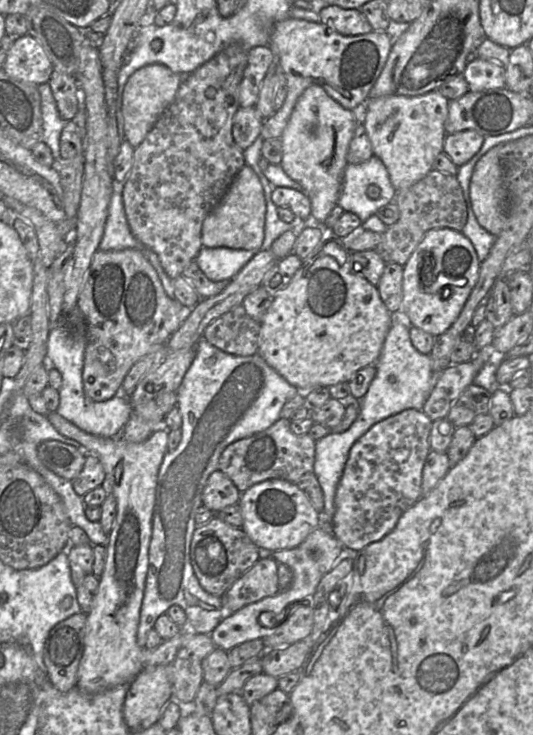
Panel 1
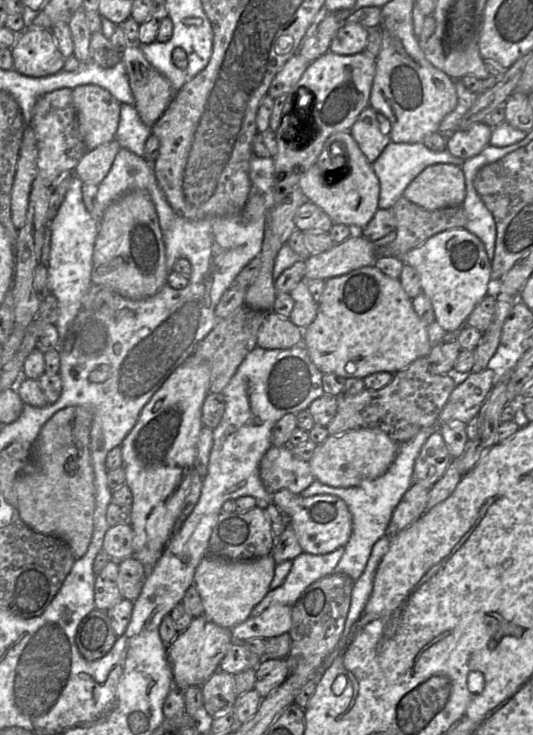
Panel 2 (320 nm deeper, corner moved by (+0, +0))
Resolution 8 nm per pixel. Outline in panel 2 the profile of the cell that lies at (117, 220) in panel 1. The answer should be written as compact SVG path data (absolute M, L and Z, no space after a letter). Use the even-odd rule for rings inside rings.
M121 148L119 150L115 156L111 169L98 185L94 208L90 212L91 216L98 224L101 222L105 210L111 203L129 192L142 190L150 195L155 205L162 233L164 234L164 232L170 228L176 213L167 202L164 193L157 184L152 164L153 163L147 162L143 156L139 156L126 148Z

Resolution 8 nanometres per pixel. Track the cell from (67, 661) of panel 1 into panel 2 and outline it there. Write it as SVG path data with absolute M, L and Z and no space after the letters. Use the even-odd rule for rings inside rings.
M95 608L80 622L75 642L85 660L96 661L112 649L117 638L107 613Z

